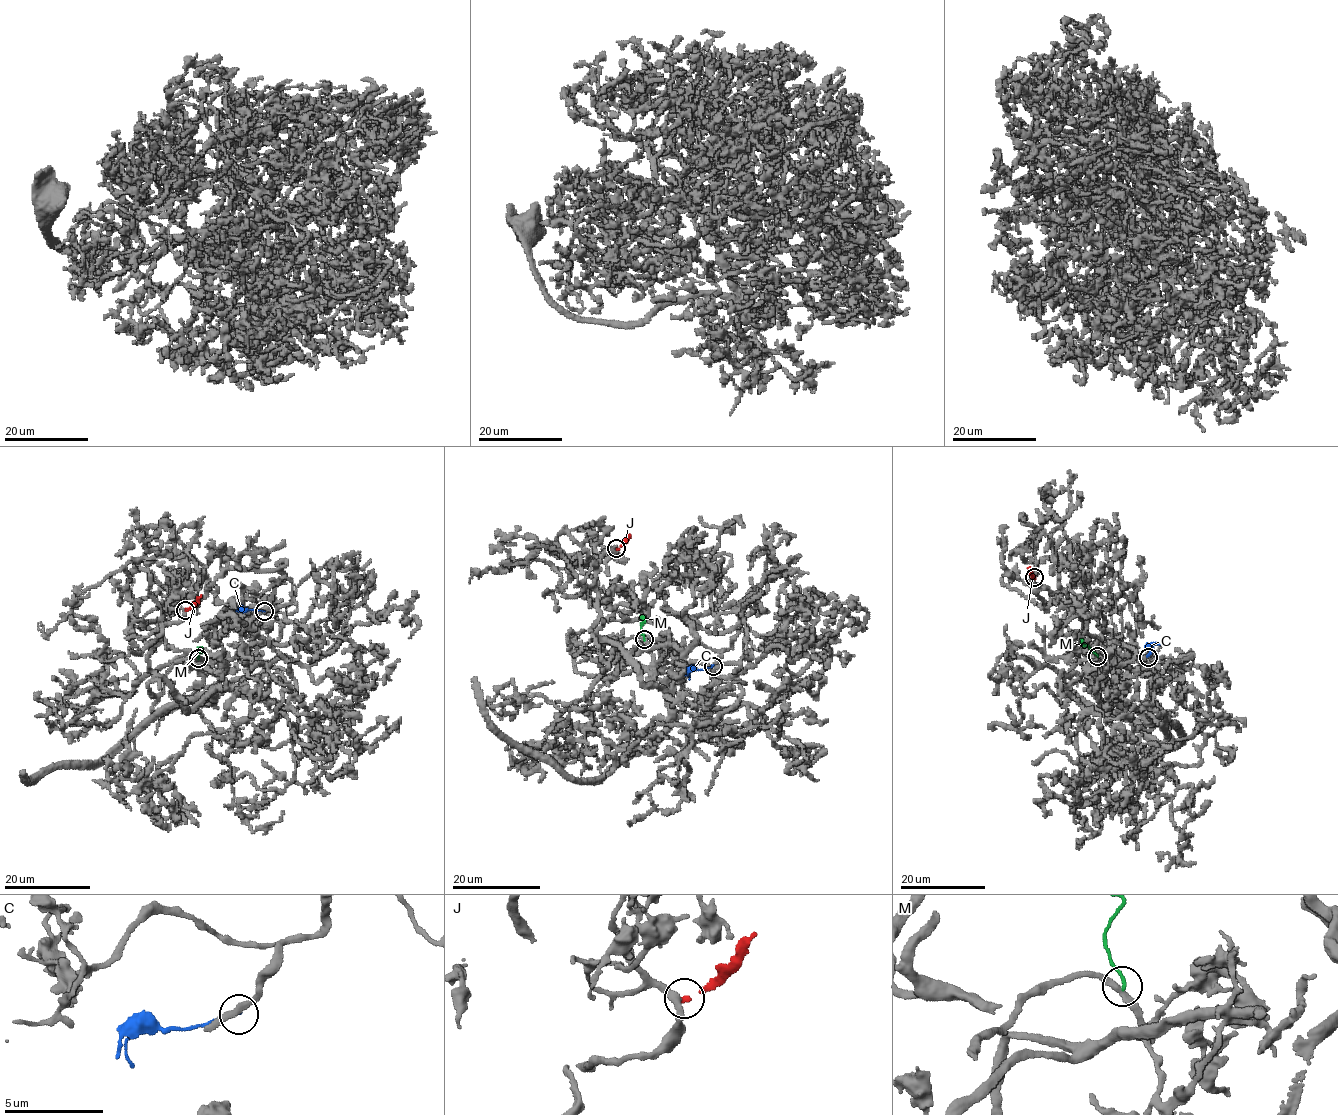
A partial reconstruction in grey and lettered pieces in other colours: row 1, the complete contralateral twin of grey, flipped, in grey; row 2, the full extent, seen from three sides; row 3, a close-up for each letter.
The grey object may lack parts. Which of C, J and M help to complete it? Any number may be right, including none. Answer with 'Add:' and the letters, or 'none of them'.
Add: none of them

